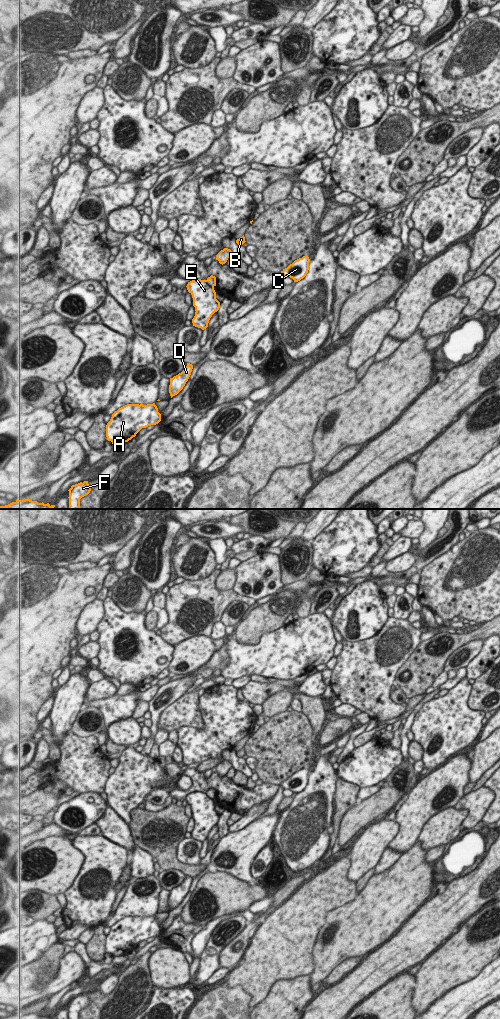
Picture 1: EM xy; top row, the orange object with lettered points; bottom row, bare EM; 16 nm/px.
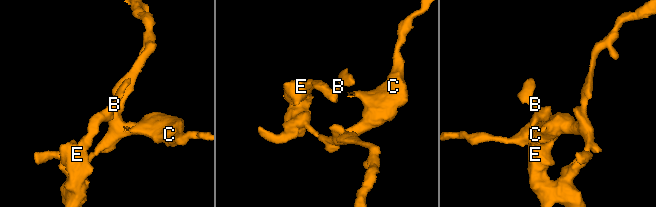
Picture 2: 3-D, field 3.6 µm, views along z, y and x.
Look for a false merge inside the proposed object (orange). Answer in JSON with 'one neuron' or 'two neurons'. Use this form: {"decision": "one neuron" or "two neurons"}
{"decision": "two neurons"}

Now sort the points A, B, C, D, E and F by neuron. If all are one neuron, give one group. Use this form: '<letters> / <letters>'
A C D E F / B

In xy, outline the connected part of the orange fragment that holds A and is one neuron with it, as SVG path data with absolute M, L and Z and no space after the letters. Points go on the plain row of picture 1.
M127 916L112 926L106 937L106 949L112 956L128 954L142 941L156 937L161 926L153 916Z

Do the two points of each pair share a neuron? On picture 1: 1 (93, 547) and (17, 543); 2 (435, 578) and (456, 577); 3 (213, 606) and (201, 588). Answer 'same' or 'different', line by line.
1: same
2: same
3: same

